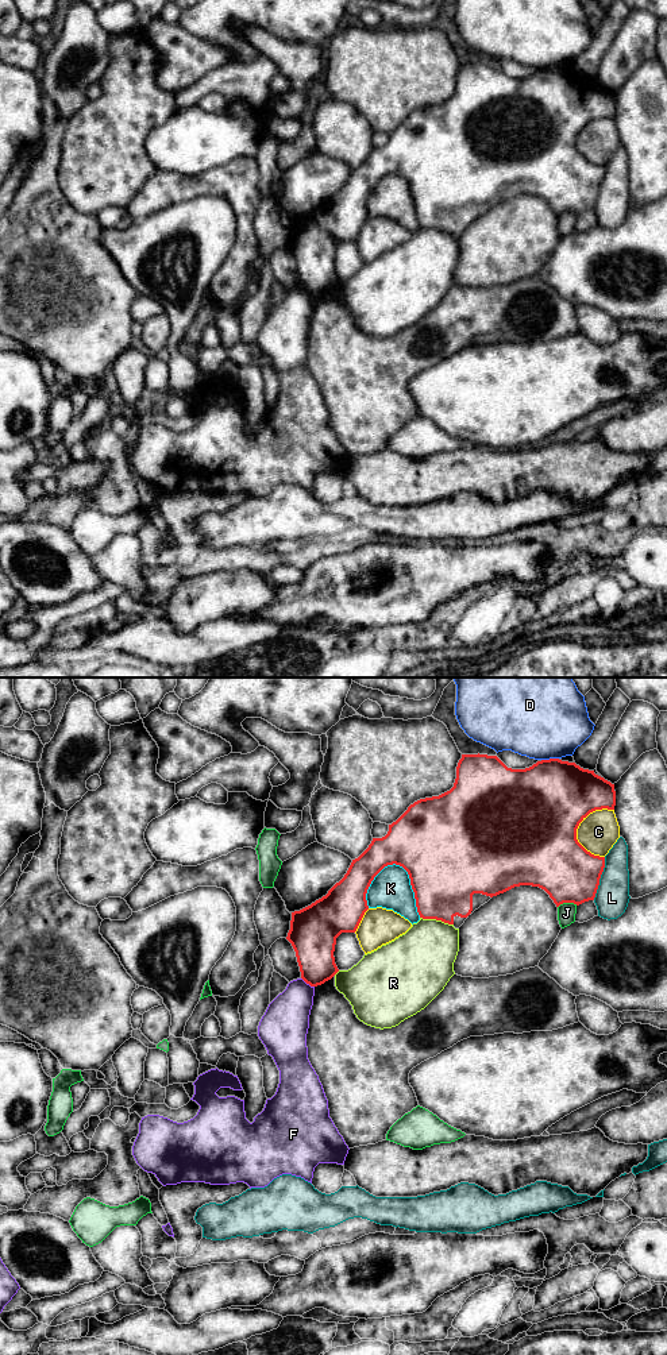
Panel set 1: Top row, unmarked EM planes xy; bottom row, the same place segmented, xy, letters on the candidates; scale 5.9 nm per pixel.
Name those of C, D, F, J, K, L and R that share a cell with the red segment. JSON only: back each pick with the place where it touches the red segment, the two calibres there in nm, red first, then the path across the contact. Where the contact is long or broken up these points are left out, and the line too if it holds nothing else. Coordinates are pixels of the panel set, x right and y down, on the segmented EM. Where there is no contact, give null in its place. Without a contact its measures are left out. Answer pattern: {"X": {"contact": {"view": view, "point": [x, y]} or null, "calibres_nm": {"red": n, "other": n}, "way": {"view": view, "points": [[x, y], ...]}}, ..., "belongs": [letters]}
{"belongs": []}

